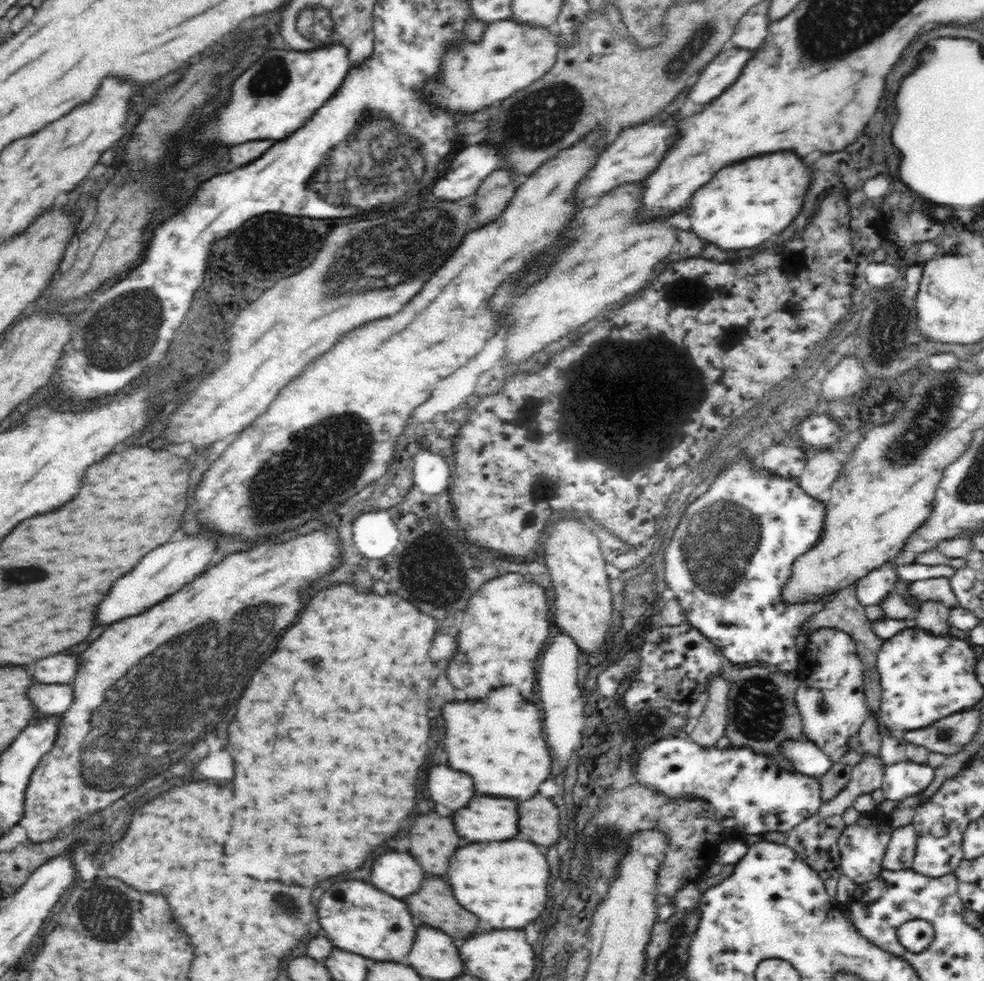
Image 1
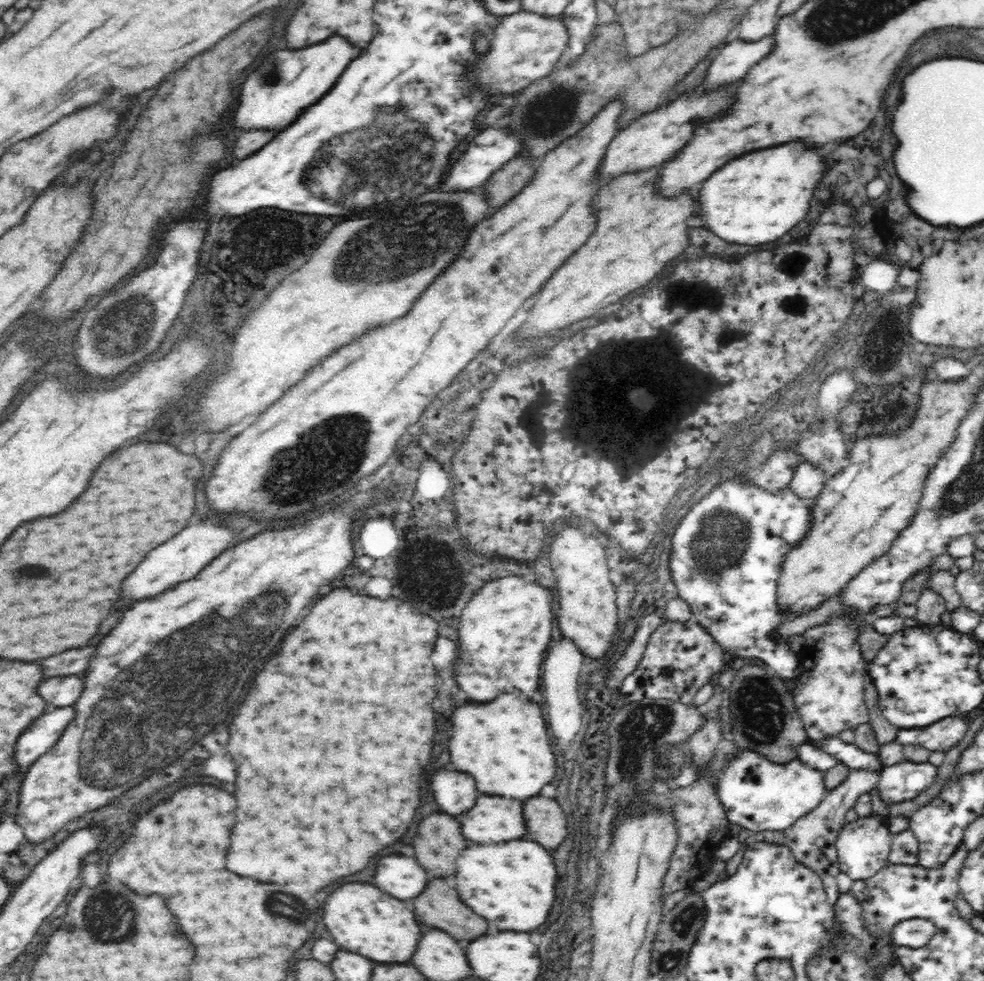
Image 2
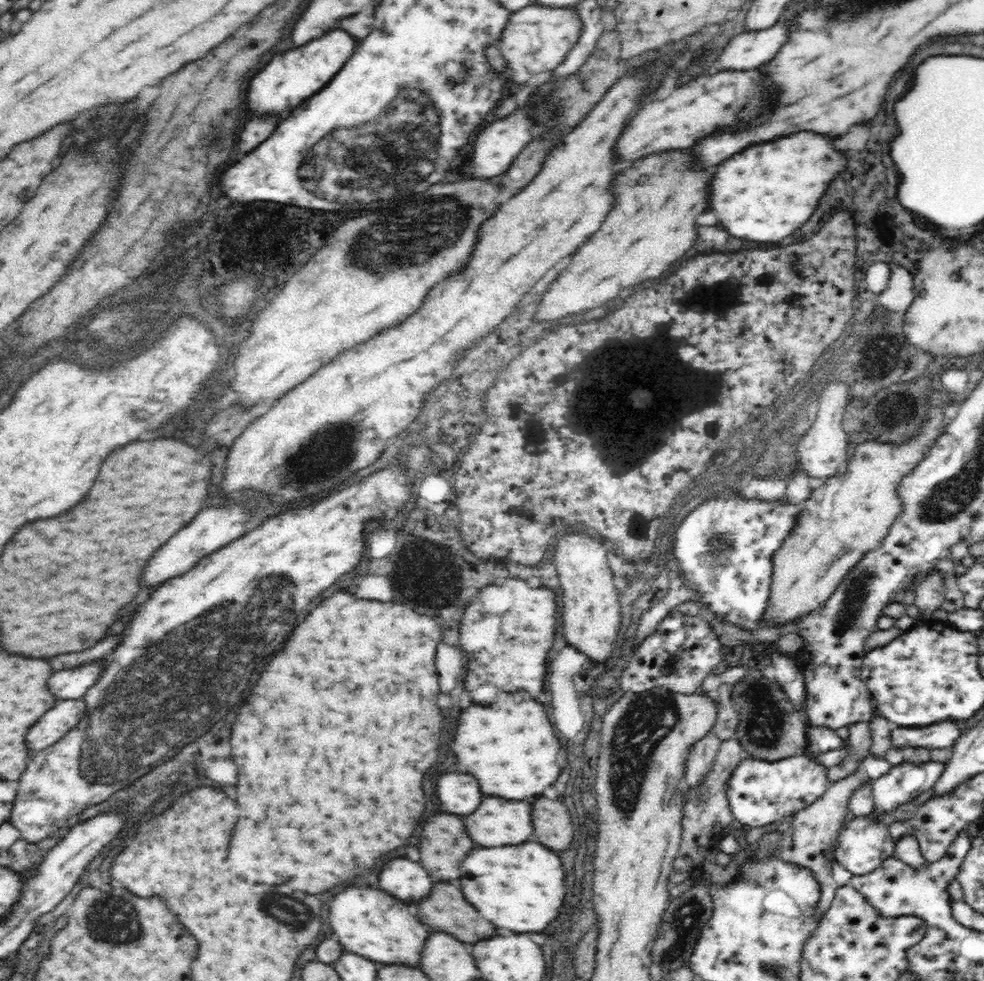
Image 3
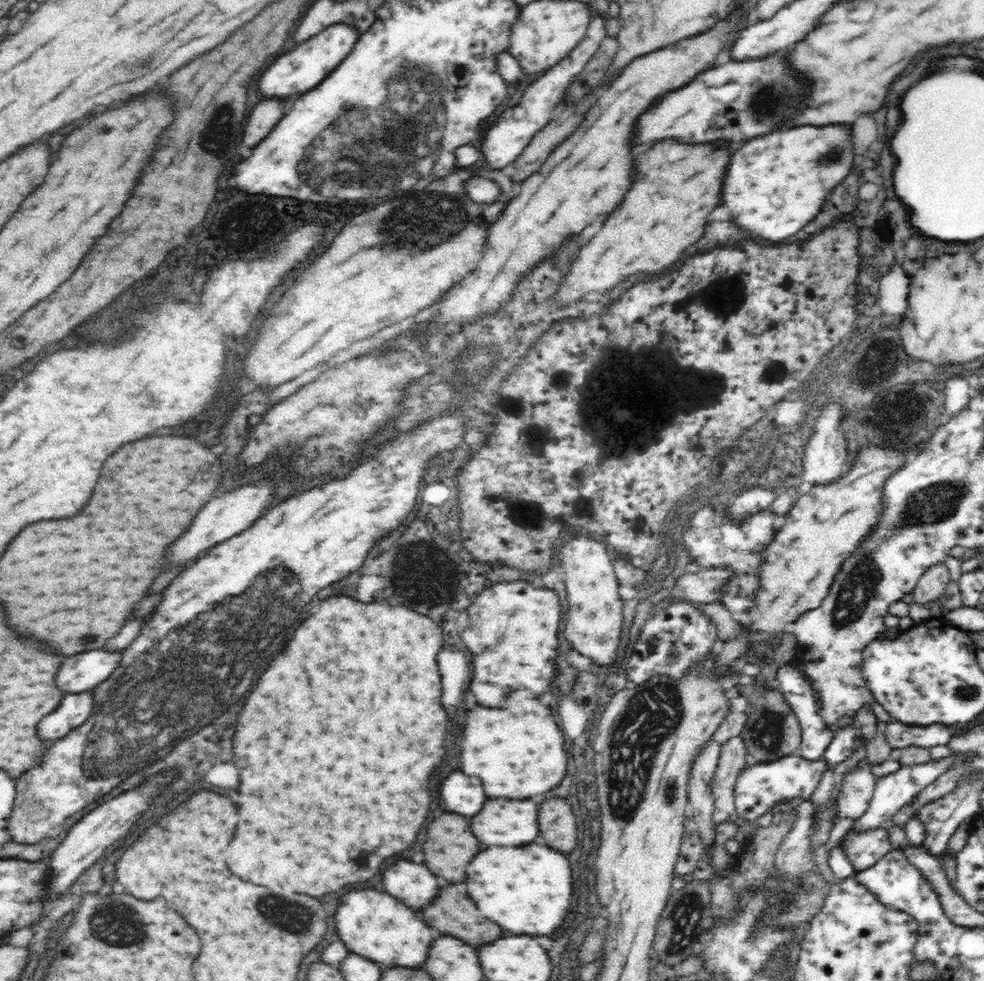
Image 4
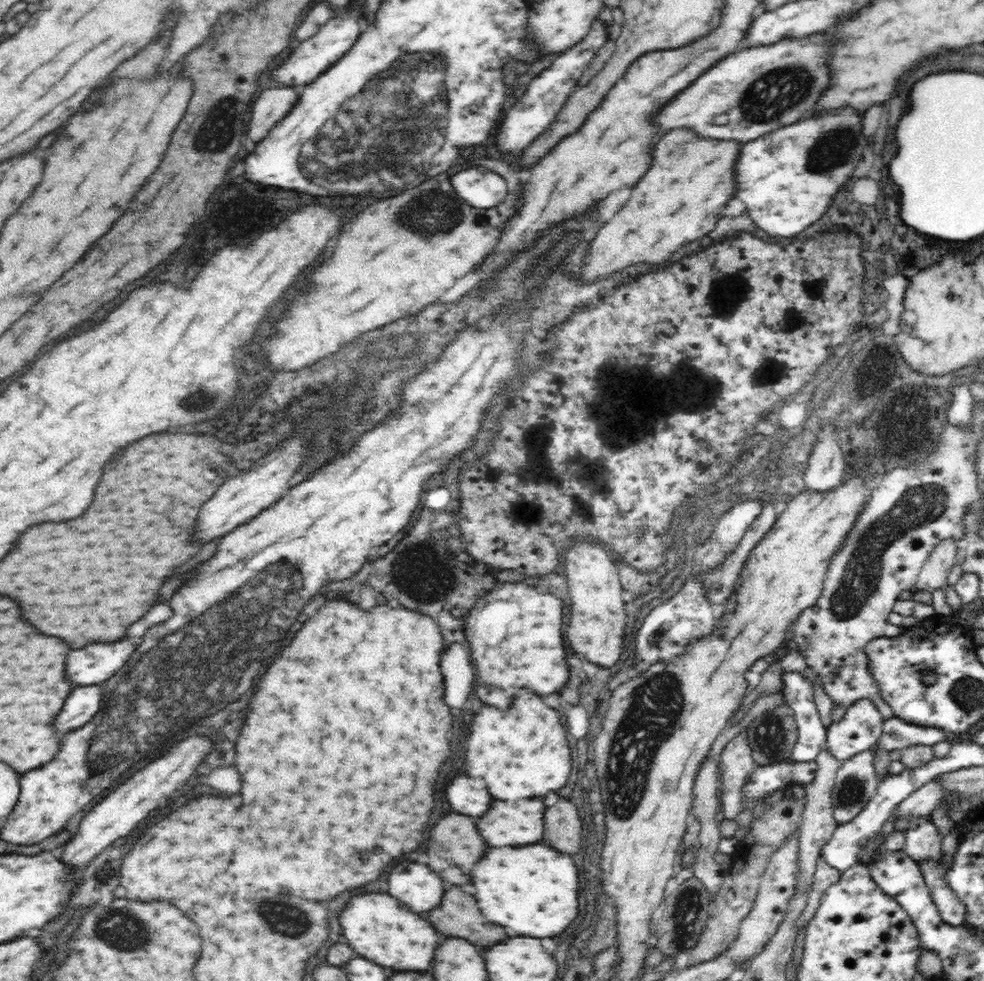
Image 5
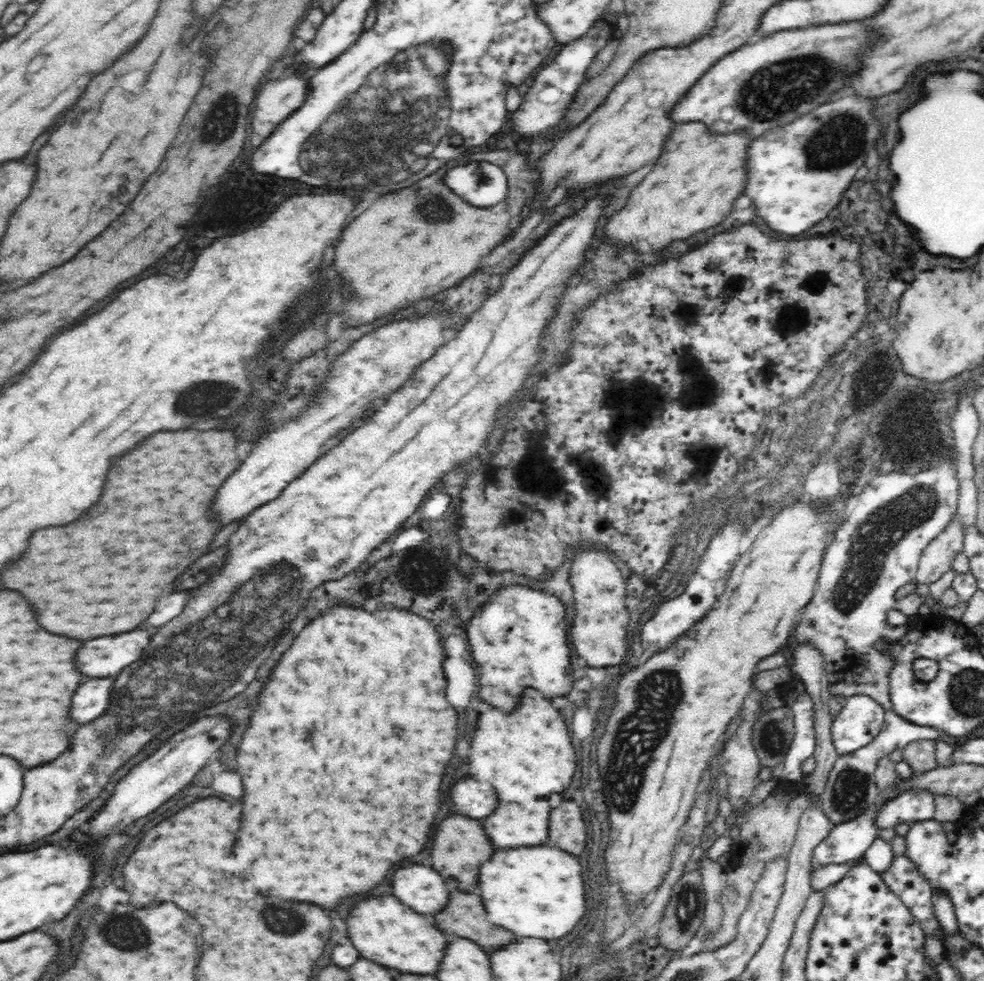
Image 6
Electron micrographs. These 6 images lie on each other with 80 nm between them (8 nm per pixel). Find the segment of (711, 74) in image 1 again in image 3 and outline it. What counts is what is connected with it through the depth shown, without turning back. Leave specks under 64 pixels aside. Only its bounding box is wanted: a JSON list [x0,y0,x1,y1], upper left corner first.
[716,21,786,71]

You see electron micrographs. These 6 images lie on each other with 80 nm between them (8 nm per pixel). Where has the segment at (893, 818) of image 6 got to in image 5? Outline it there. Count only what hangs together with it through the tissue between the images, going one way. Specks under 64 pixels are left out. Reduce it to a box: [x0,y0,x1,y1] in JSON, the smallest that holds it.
[893,780,945,818]

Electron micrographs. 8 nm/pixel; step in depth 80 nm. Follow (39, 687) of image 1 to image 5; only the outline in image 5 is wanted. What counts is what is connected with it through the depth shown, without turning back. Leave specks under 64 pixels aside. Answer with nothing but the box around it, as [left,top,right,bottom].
[68,639,138,686]

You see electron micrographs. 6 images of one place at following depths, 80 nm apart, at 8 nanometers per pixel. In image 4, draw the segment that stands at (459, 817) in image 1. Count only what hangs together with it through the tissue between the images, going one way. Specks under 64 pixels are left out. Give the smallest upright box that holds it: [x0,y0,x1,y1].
[472,800,538,846]

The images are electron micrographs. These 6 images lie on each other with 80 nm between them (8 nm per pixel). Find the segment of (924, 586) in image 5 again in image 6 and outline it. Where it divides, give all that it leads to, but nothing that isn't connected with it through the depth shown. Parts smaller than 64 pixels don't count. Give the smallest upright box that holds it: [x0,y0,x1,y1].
[915,522,964,584]

